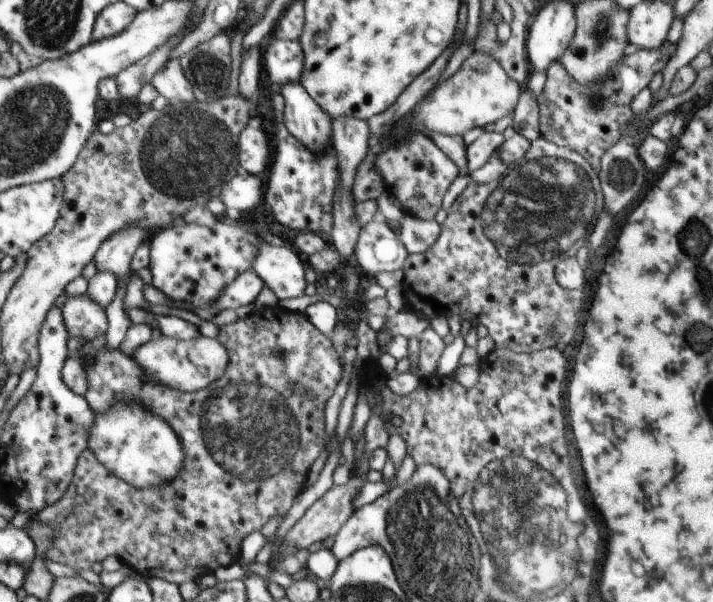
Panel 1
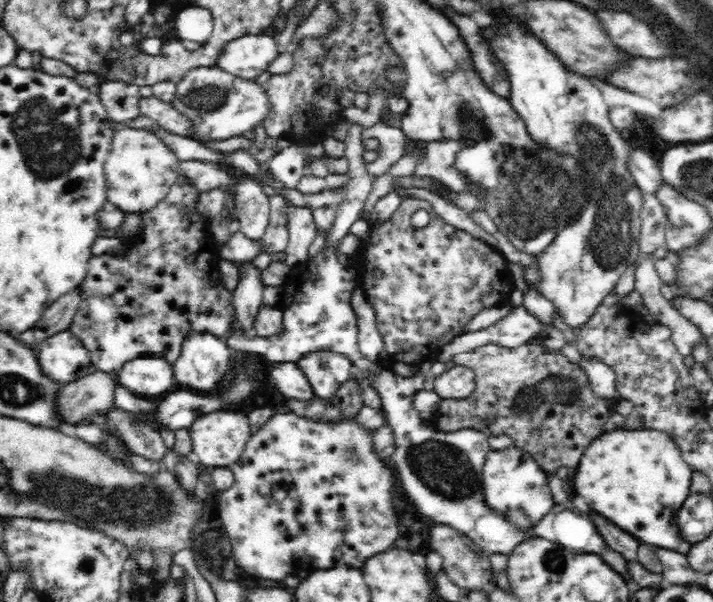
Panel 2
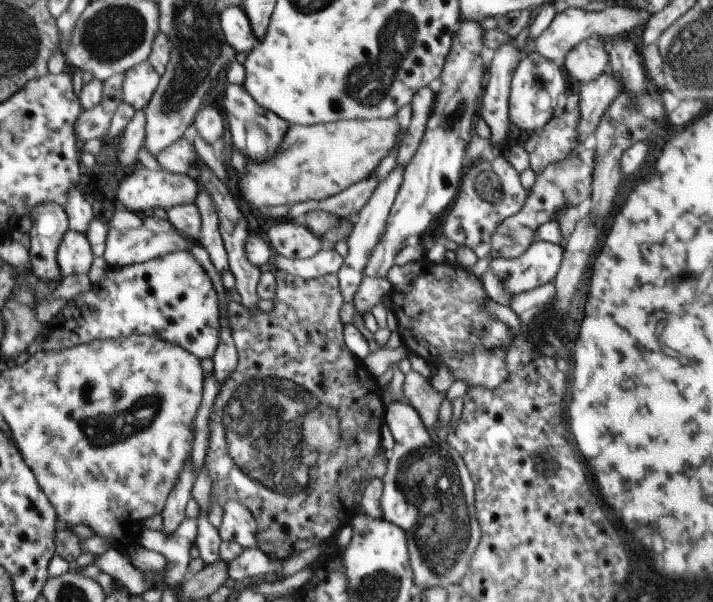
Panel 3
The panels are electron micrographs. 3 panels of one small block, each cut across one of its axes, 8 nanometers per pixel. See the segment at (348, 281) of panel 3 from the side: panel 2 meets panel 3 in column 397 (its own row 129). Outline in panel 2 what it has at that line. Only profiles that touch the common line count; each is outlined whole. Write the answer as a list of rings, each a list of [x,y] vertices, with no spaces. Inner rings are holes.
[[[154,96],[142,97],[138,107],[141,116],[156,121],[166,131],[178,136],[194,136],[194,121],[181,114],[170,103]]]

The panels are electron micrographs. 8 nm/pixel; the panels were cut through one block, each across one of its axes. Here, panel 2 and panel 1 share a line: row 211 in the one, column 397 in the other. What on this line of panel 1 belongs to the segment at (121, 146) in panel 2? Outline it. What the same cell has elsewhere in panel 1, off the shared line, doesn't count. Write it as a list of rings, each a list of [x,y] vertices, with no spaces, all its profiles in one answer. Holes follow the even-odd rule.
[[[473,52],[460,67],[460,70],[444,80],[438,88],[434,87],[415,107],[410,114],[407,114],[394,128],[390,128],[388,134],[384,134],[384,140],[392,144],[391,148],[396,149],[406,138],[413,140],[416,129],[424,133],[440,132],[448,136],[460,135],[476,127],[486,127],[488,123],[495,123],[502,120],[504,116],[512,115],[514,106],[518,106],[520,86],[510,75],[506,76],[502,68],[492,56],[484,52]]]

